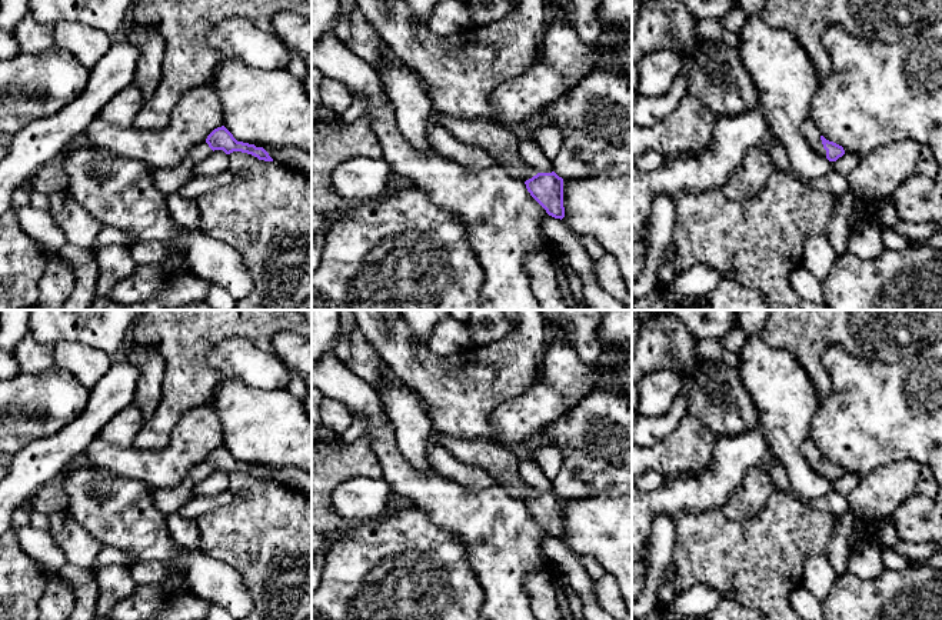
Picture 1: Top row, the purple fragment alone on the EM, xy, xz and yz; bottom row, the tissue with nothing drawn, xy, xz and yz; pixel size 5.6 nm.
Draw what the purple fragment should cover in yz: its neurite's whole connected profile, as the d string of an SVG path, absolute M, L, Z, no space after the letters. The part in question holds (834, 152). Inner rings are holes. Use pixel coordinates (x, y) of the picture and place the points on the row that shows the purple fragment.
M806 117L802 121L800 133L808 141L808 144L829 161L836 161L839 157L845 154L843 147L833 141L826 140L815 127L813 121L809 117Z

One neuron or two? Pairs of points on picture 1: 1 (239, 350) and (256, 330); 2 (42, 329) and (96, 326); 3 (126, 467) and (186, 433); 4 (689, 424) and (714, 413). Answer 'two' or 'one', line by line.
1: two
2: one
3: one
4: two

